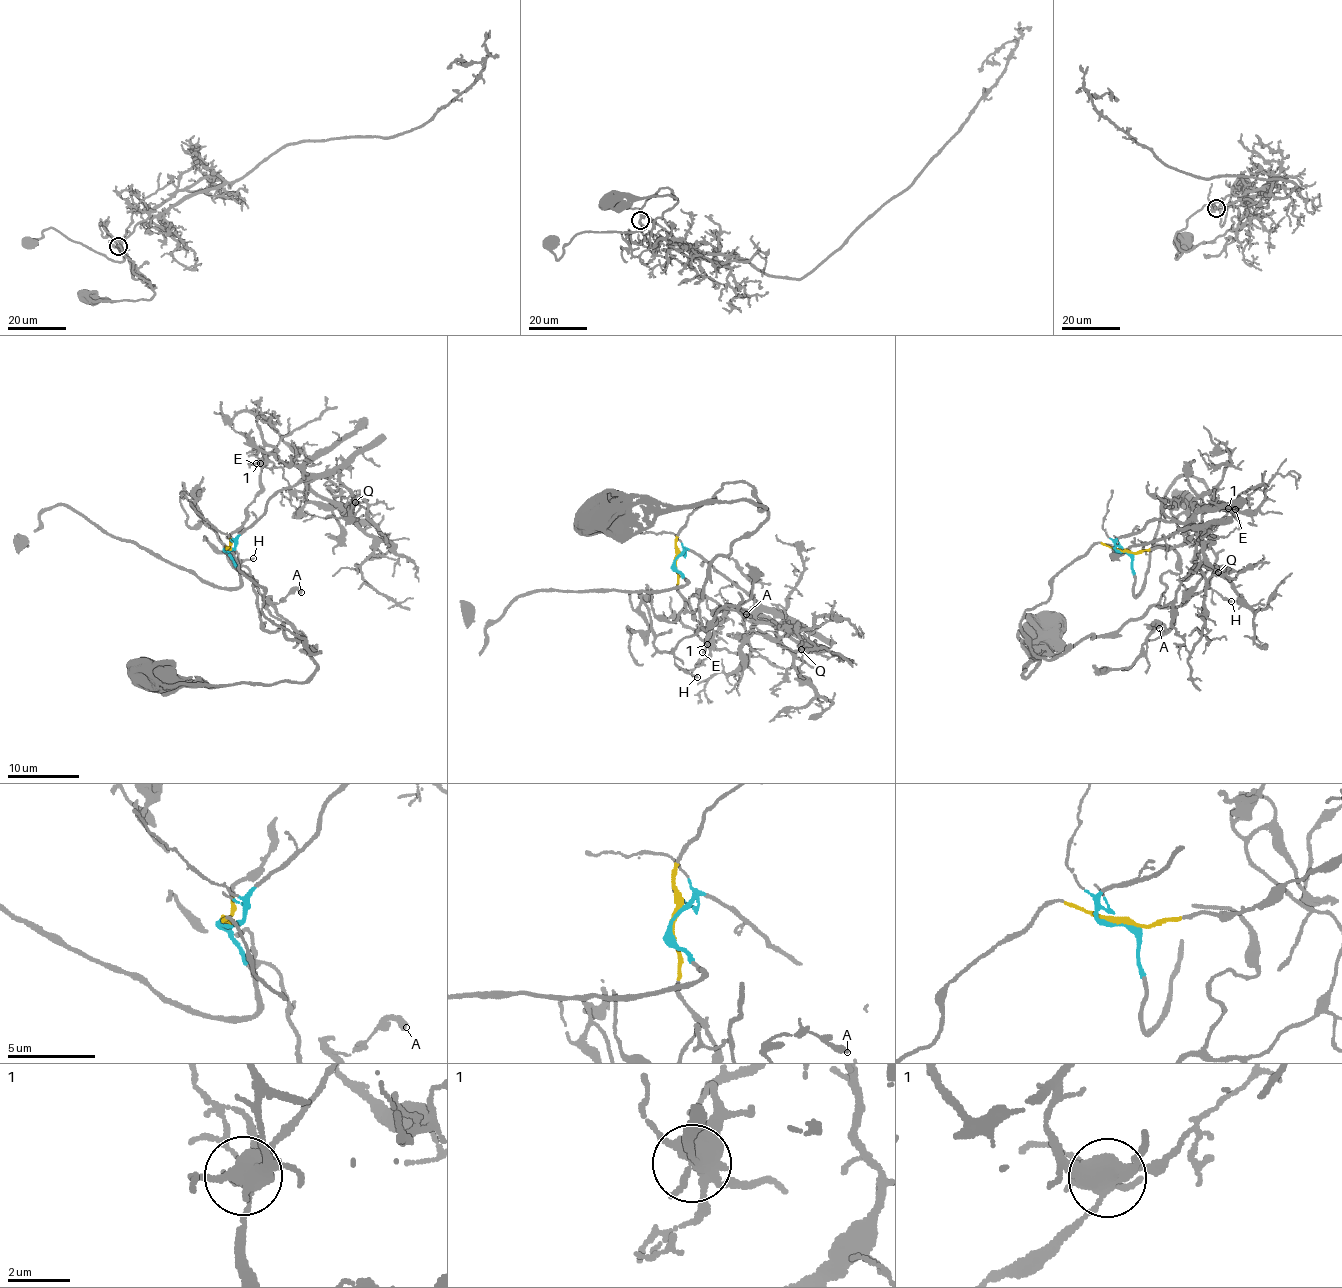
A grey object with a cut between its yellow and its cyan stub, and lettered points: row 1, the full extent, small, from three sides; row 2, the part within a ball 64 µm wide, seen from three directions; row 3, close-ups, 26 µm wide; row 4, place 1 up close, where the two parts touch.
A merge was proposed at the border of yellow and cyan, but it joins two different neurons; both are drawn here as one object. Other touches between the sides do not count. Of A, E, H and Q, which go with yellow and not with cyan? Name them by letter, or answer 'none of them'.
A, H

